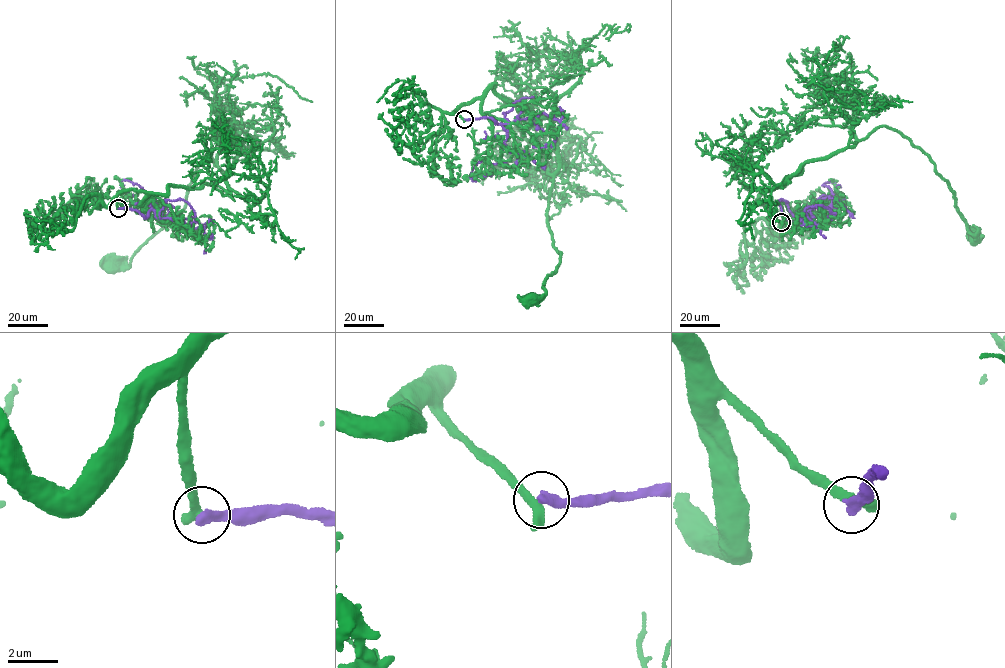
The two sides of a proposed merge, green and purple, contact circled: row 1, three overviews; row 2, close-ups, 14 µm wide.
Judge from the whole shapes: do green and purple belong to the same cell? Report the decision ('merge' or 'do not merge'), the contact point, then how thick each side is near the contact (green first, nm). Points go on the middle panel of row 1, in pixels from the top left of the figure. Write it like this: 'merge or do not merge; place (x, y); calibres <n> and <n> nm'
do not merge; place (464, 119); calibres 500 and 400 nm

